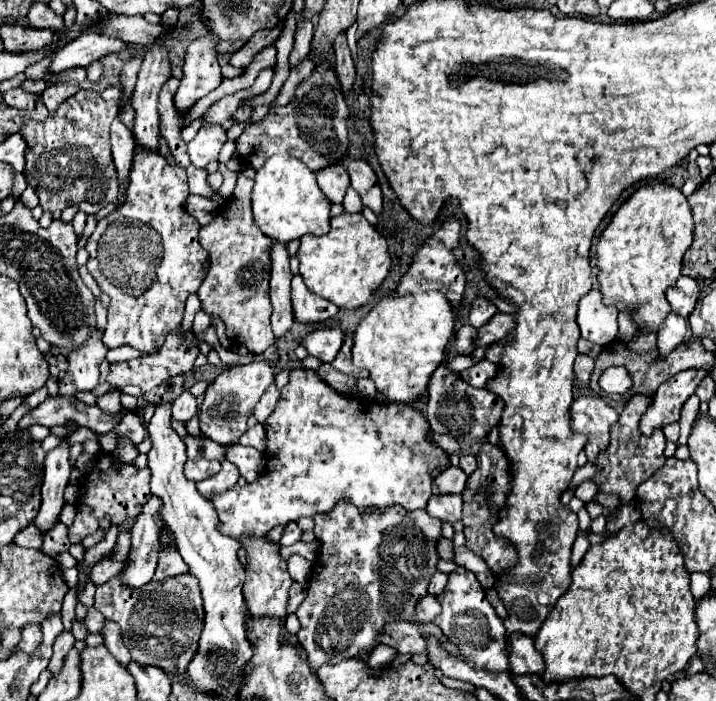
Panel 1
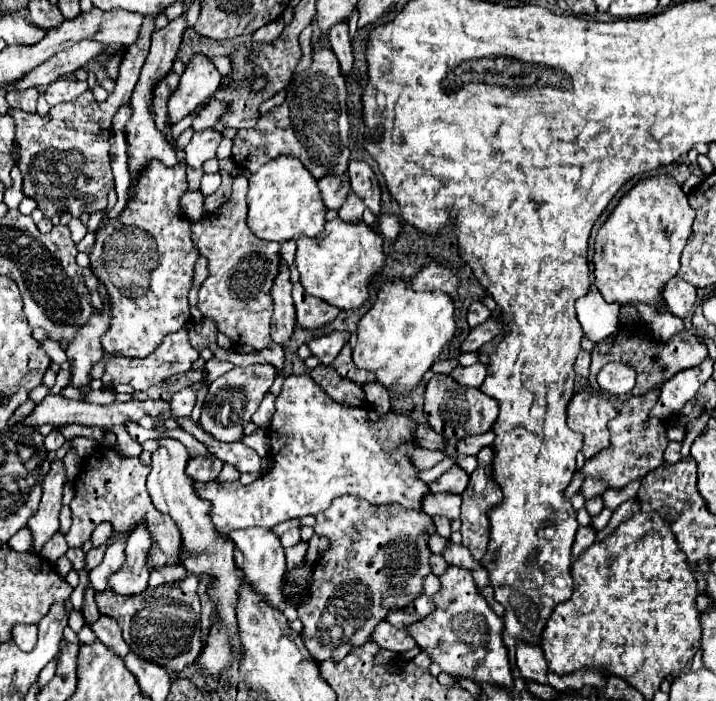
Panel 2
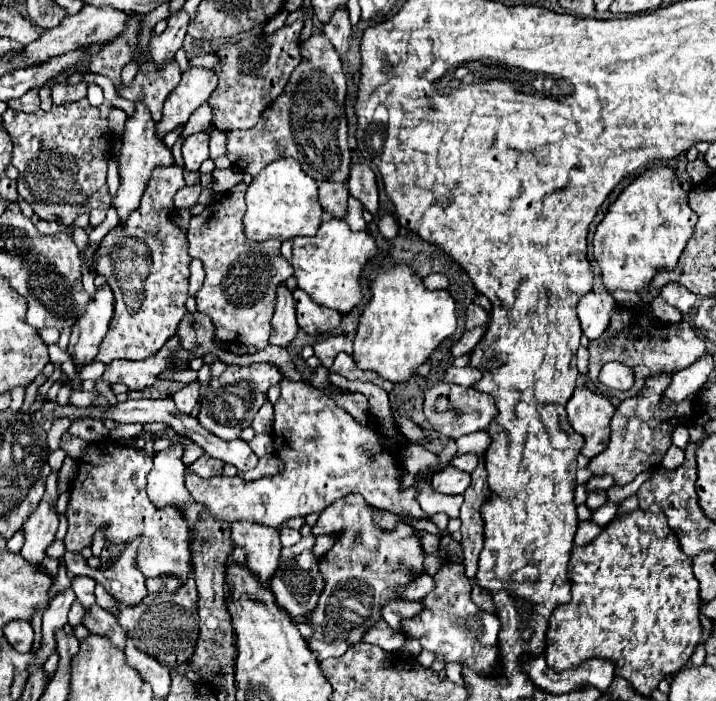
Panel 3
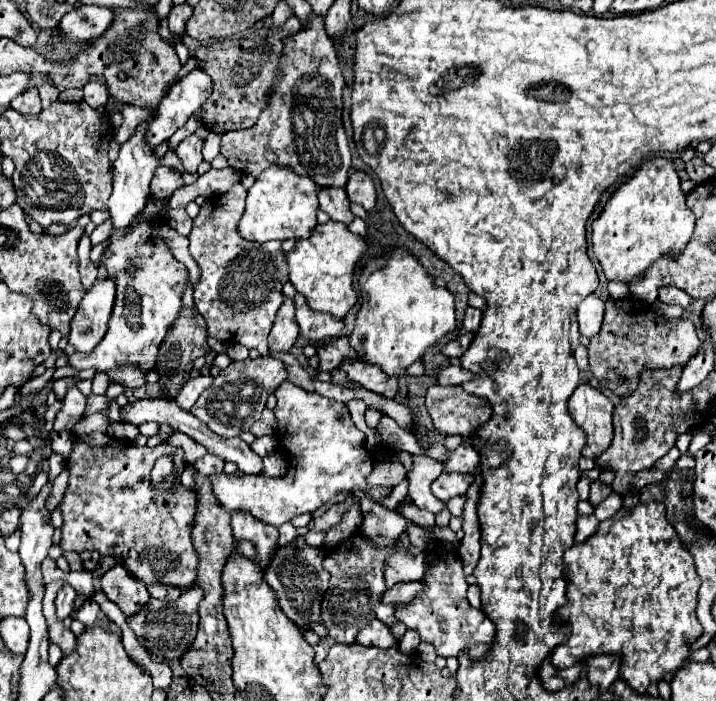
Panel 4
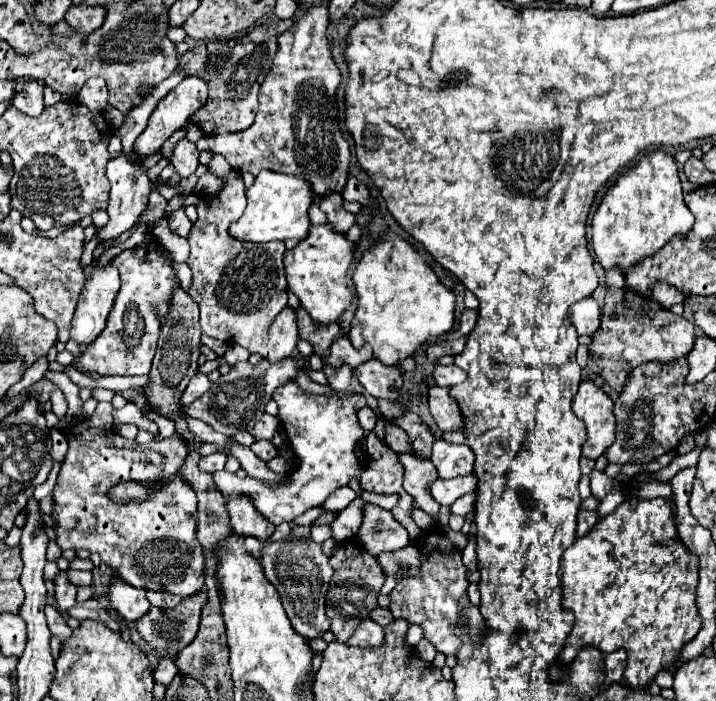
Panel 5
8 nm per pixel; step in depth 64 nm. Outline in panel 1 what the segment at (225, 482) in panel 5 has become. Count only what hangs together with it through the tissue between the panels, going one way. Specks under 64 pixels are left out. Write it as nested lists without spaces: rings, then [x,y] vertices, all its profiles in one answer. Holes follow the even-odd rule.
[[[292,370],[288,384],[280,392],[274,414],[264,422],[268,446],[266,446],[266,470],[264,474],[246,484],[212,494],[212,504],[218,512],[220,532],[232,538],[240,536],[266,536],[274,526],[296,522],[302,516],[314,516],[330,512],[338,498],[346,496],[360,510],[364,508],[386,508],[400,504],[408,510],[426,508],[432,496],[430,470],[436,466],[446,468],[448,456],[426,440],[428,422],[408,404],[364,404],[360,398],[346,398],[324,384],[314,370]]]

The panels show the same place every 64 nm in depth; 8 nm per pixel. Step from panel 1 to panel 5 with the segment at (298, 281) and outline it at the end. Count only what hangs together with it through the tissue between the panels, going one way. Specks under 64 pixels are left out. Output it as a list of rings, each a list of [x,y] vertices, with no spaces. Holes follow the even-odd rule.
[[[304,308],[298,310],[298,336],[306,342],[310,342],[310,346],[314,348],[314,354],[324,358],[328,356],[328,348],[334,342],[334,338],[340,334],[340,324],[326,324],[326,326],[318,326],[312,322],[312,318],[308,316],[308,312]]]

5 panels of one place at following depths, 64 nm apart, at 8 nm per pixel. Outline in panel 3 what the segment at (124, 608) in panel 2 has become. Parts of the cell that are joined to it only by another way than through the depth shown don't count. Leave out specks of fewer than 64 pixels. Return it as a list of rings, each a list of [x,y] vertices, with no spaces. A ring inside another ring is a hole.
[[[190,578],[176,594],[160,592],[146,596],[138,606],[128,608],[120,604],[118,624],[126,630],[126,634],[134,640],[134,644],[154,656],[164,666],[180,666],[186,664],[194,652],[198,640],[198,592],[196,584]]]

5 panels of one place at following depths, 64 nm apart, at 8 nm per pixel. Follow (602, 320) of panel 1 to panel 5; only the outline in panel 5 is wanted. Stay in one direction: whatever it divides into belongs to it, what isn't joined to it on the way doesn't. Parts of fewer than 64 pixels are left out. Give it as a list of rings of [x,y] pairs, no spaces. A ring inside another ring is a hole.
[[[592,296],[572,304],[568,316],[580,336],[582,334],[592,336],[600,328],[600,306],[596,304],[596,300]]]

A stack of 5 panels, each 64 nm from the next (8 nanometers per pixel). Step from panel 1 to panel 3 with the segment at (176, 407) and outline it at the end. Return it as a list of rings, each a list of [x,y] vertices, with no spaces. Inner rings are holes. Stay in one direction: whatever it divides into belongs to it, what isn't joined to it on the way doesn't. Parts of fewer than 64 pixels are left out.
[[[190,382],[182,390],[178,390],[172,398],[174,398],[180,412],[190,414],[192,408],[196,406],[196,402],[198,402],[198,396],[200,396],[200,382]]]

